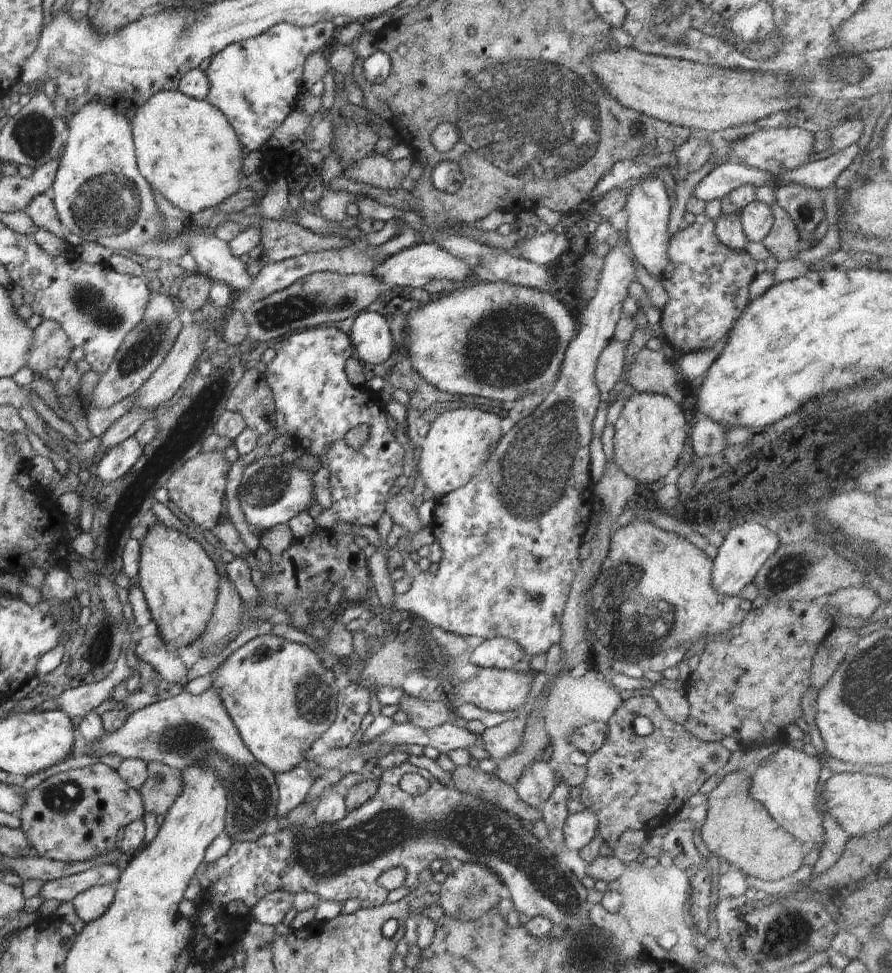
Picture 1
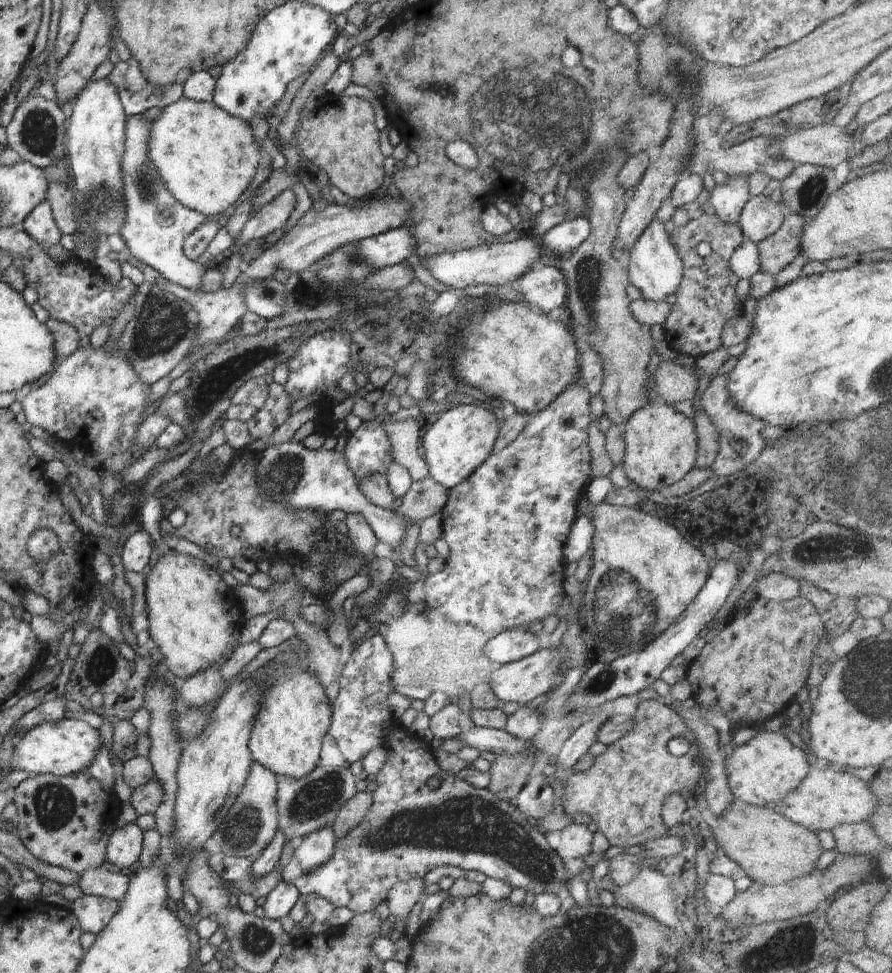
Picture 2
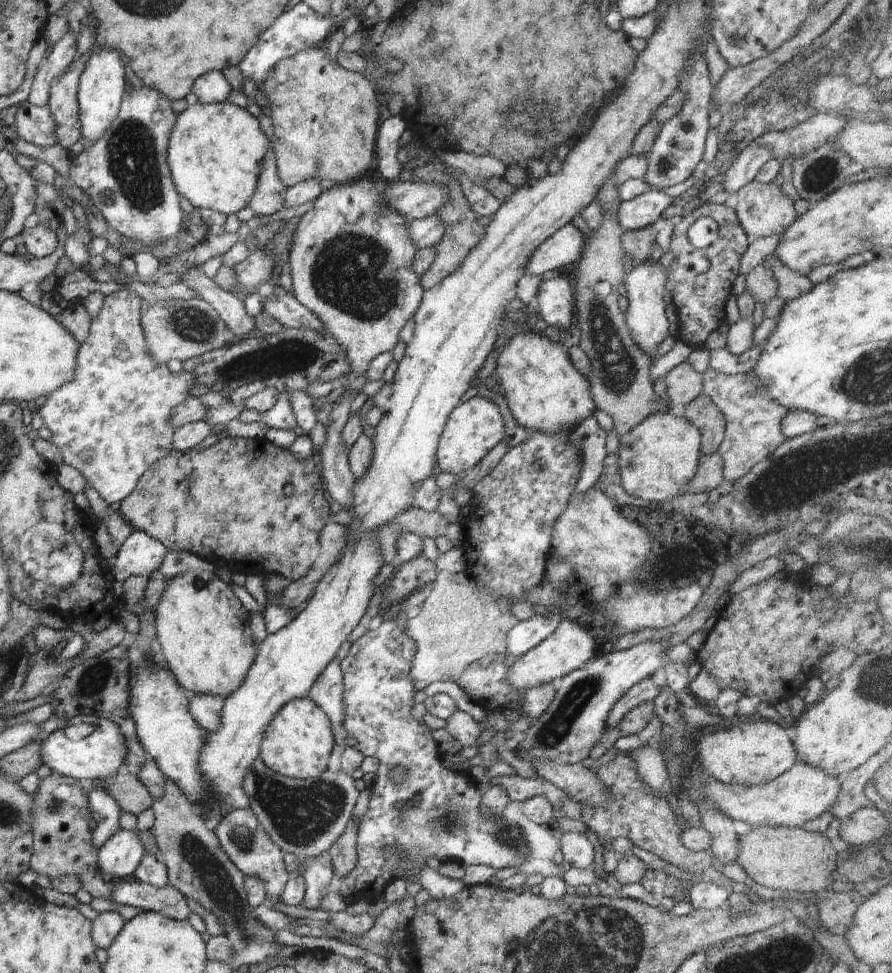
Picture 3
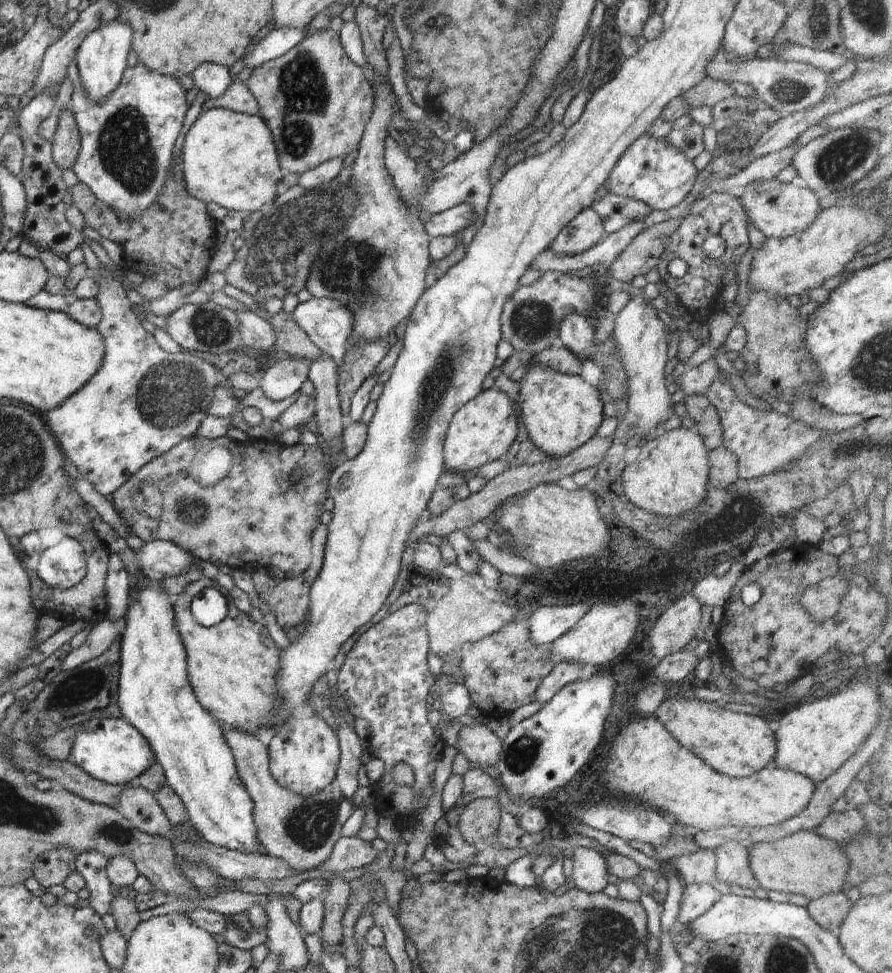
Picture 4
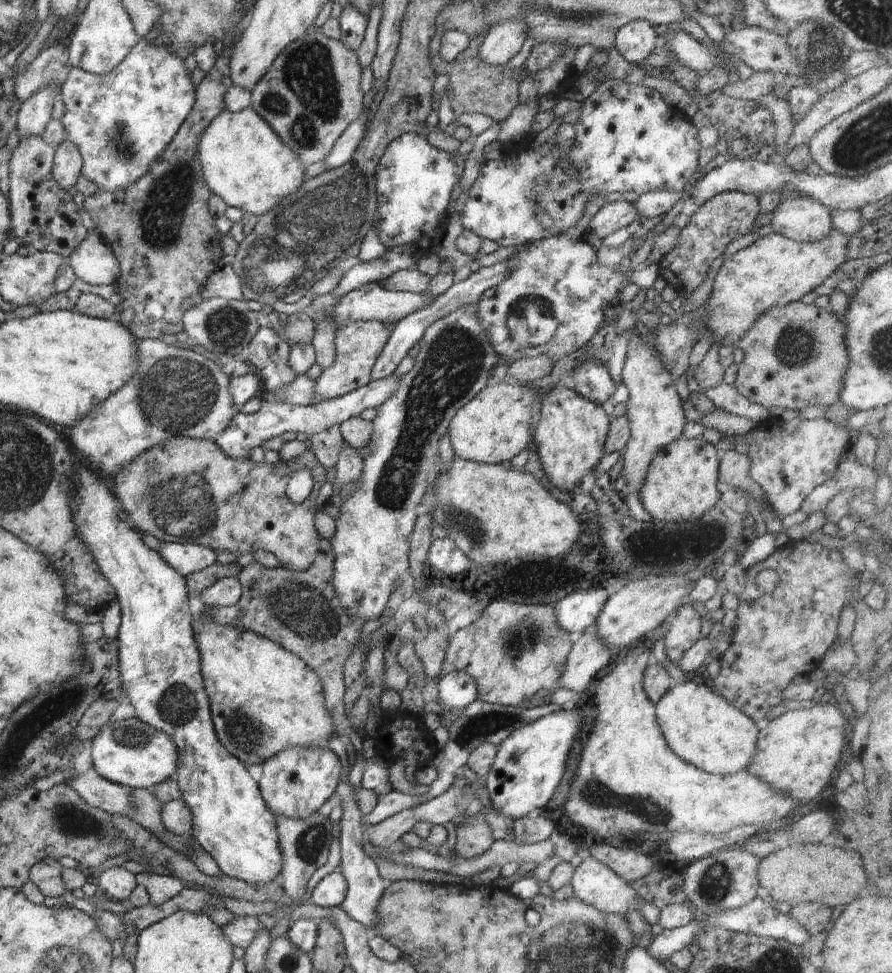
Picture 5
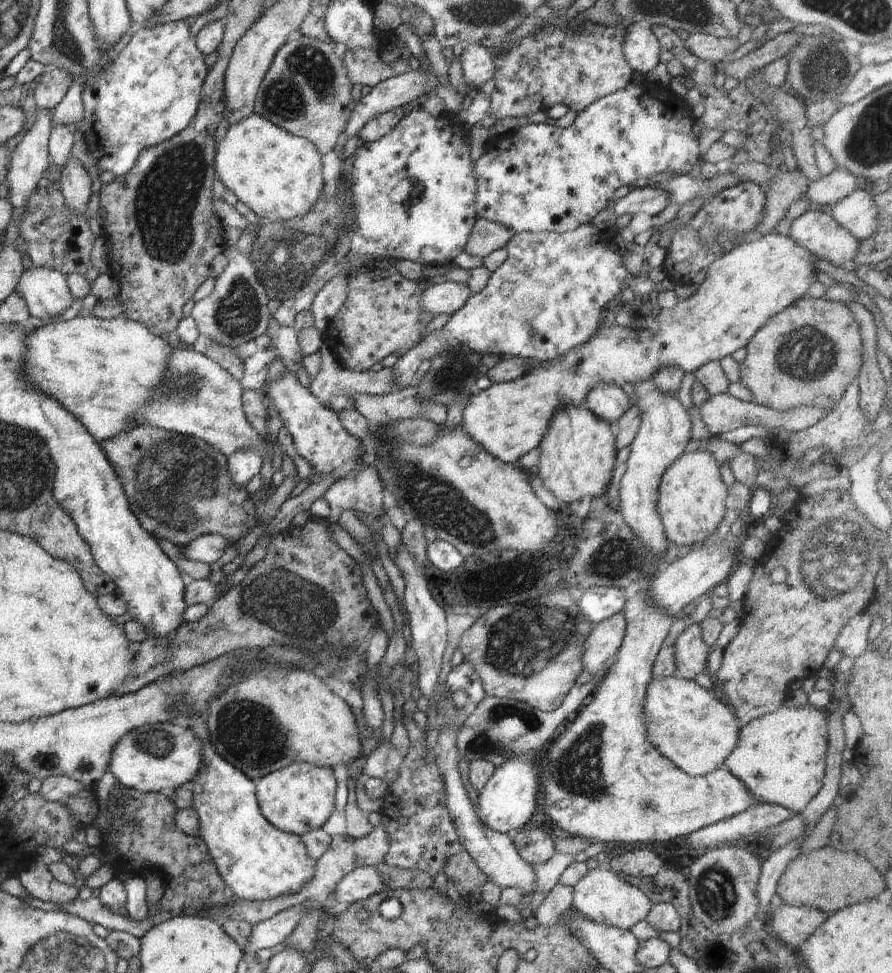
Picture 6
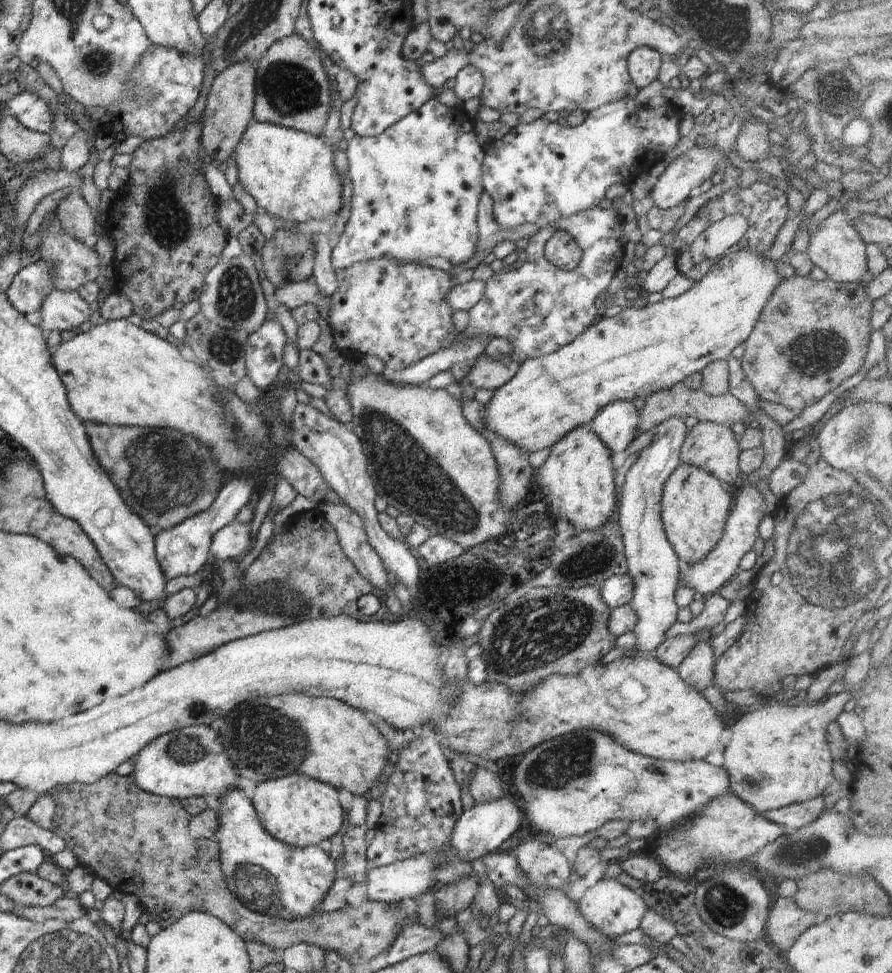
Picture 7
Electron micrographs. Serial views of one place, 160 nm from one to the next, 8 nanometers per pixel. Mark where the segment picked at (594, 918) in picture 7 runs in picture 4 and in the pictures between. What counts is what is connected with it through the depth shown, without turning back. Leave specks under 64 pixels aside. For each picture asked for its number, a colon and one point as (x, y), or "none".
4: (590, 873)
5: (593, 883)
6: (601, 895)

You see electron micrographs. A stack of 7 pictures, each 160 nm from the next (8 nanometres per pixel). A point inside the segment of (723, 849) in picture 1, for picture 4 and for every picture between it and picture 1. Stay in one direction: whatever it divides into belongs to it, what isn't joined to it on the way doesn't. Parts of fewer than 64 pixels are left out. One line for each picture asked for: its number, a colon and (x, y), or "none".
2: (772, 850)
3: (794, 859)
4: (804, 863)

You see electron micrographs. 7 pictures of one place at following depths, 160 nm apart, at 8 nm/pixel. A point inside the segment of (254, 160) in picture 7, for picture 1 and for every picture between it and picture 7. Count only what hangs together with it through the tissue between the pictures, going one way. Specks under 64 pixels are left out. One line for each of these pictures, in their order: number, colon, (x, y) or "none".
1: (186, 149)
2: (207, 158)
3: (215, 151)
4: (229, 158)
5: (242, 161)
6: (278, 176)

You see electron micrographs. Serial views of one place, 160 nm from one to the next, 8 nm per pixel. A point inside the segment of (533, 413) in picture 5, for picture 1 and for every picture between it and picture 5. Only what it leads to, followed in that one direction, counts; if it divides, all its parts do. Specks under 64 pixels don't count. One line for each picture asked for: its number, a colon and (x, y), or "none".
1: (459, 442)
2: (453, 447)
3: (474, 427)
4: (482, 431)

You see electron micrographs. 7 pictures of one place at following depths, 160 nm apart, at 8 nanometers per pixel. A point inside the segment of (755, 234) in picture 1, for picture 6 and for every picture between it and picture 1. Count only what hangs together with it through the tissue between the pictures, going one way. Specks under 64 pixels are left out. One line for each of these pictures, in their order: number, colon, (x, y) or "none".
2: (761, 217)
3: (763, 210)
4: (779, 210)
5: (805, 219)
6: (816, 230)

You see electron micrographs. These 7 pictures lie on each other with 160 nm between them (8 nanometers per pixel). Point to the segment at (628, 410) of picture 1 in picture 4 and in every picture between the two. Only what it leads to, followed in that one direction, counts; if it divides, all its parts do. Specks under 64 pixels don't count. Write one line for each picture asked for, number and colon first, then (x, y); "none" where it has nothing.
2: (661, 448)
3: (663, 455)
4: (667, 476)

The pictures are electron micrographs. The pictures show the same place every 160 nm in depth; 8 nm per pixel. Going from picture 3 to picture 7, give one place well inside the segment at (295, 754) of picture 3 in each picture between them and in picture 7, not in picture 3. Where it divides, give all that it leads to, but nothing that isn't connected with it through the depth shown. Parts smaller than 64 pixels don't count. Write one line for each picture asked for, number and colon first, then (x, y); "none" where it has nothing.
4: (304, 755)
5: (296, 782)
6: (300, 797)
7: (300, 811)

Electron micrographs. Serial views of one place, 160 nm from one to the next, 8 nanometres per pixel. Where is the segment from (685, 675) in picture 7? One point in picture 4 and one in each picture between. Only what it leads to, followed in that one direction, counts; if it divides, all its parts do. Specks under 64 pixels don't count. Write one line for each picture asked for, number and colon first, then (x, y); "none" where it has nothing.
4: (676, 627)
5: (685, 631)
6: (690, 653)

